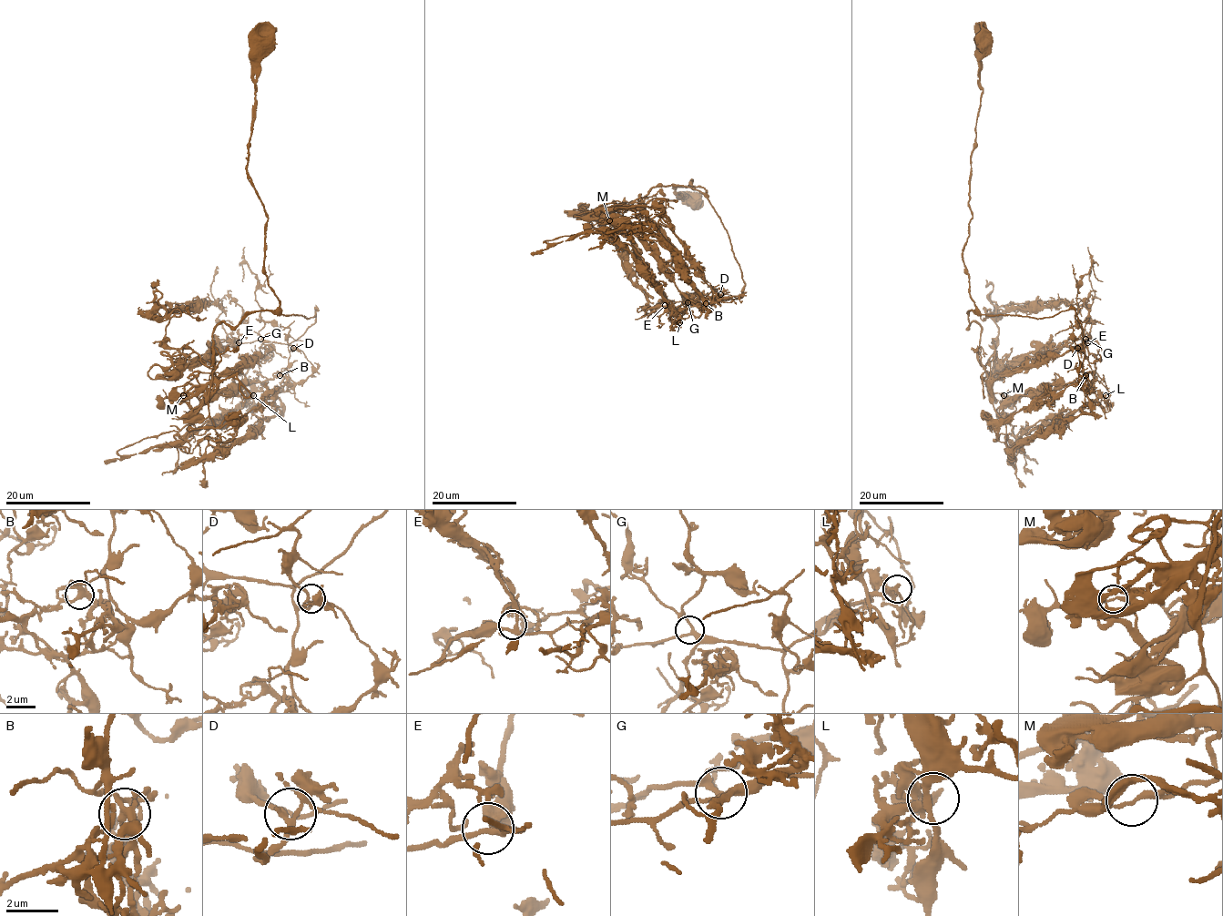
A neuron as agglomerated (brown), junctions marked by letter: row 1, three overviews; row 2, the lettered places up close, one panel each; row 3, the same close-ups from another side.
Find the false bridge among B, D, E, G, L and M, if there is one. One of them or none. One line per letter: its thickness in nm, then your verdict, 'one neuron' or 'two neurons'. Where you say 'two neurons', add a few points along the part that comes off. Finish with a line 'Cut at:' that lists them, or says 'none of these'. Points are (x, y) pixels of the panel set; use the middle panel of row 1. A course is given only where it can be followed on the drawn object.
B: 260 nm | one neuron
D: 170 nm | one neuron
E: 200 nm | one neuron
G: 240 nm | one neuron
L: 180 nm | one neuron
M: 140 nm | one neuron
Cut at: none of these

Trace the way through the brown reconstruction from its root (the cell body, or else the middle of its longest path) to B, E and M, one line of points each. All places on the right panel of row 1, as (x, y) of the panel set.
B: (985, 45), (963, 251), (969, 295), (985, 315), (1044, 318), (1073, 309), (1085, 375)
E: (985, 45), (963, 251), (969, 295), (985, 315), (1044, 318), (1073, 309), (1087, 342)
M: (985, 45), (963, 262), (975, 307), (969, 327), (981, 327), (979, 362), (991, 391), (1003, 395)

